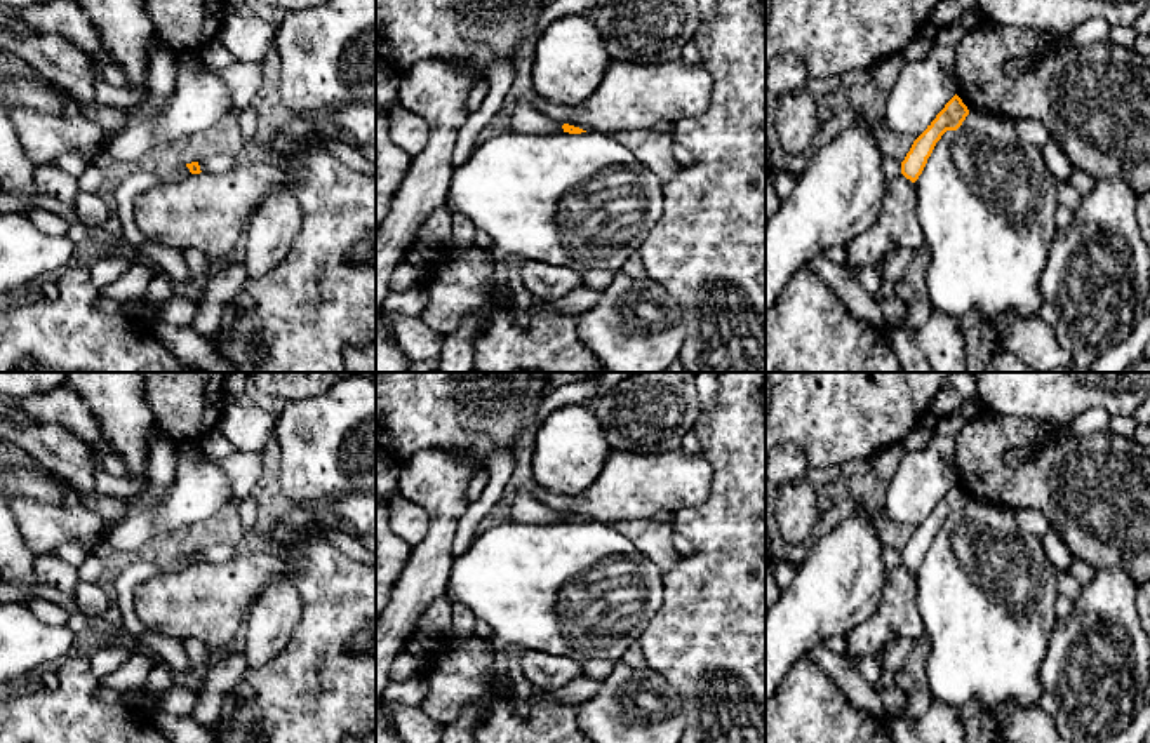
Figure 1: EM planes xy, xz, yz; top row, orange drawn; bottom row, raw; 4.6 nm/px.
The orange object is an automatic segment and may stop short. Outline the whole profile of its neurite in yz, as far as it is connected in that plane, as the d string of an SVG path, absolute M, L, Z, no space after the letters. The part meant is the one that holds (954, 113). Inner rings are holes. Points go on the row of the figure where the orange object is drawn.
M955 94L936 115L936 118L927 125L927 129L913 141L910 151L901 162L901 174L912 183L915 183L922 174L927 158L931 157L941 136L946 131L957 131L967 115L969 115L967 106Z

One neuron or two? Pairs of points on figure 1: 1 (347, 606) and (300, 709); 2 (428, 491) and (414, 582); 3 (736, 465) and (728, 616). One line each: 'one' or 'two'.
1: one
2: one
3: one

